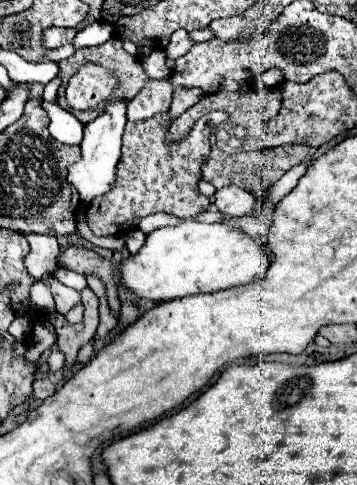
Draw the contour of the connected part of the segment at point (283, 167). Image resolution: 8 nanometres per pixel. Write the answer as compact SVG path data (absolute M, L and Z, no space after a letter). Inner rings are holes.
M229 126L225 128L219 128L217 130L217 148L215 146L215 138L211 140L211 156L209 160L205 162L203 166L203 178L207 182L211 182L215 188L223 188L223 186L229 186L229 184L235 184L235 186L241 186L245 188L247 192L251 192L259 202L269 194L271 186L287 172L291 170L295 164L303 162L307 156L309 156L309 146L305 144L285 144L285 146L277 146L277 148L269 148L267 152L237 152L237 150L243 150L243 142L235 142ZM225 152L237 152L237 154L225 154Z

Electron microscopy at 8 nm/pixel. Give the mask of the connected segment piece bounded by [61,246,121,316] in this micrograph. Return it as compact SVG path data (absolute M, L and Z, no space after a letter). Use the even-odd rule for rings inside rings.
M71 246L61 254L61 262L63 262L65 268L75 270L79 274L85 274L85 276L95 274L105 284L105 296L107 296L109 308L113 310L113 316L119 314L119 310L121 310L121 302L119 302L119 296L117 296L119 272L117 272L117 266L113 266L111 260L99 256L93 250Z

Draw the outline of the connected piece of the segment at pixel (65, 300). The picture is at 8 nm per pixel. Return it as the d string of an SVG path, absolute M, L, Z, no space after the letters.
M47 272L47 274L41 278L41 282L45 282L45 284L49 286L49 290L51 290L53 298L55 298L55 304L57 304L57 312L67 314L67 312L69 312L69 308L73 308L75 304L79 304L79 302L81 302L79 292L77 292L77 290L67 288L65 284L61 284L61 282L57 280L55 272Z

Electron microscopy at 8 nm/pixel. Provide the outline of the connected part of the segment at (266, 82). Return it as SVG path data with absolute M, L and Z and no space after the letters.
M267 70L267 72L263 72L261 76L259 76L259 80L261 80L261 84L263 86L267 86L267 88L271 88L271 86L277 86L277 84L281 84L283 82L283 76L281 76L281 72L279 70Z

